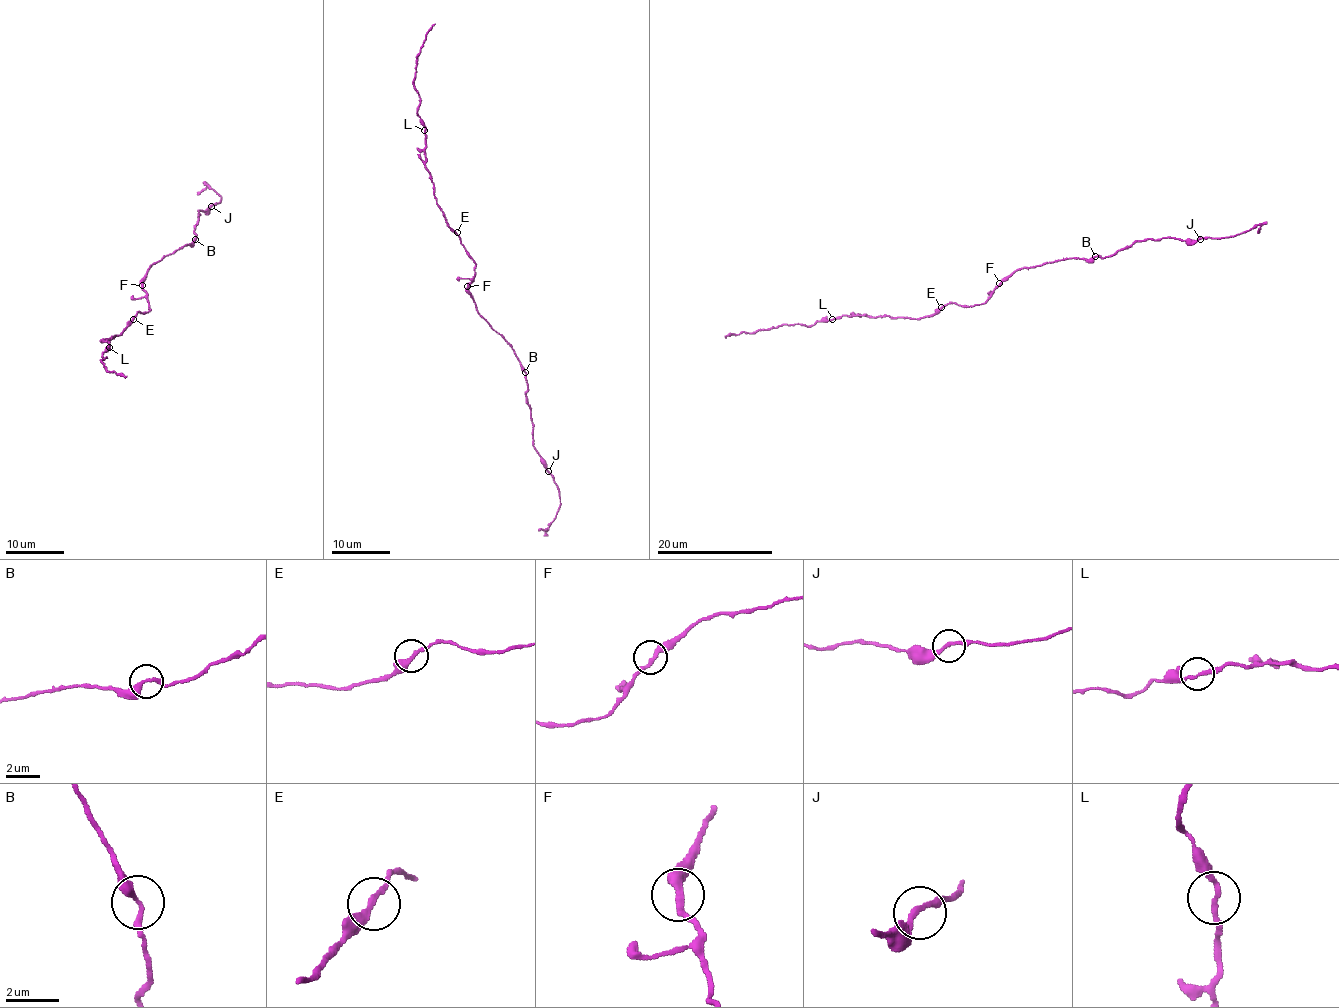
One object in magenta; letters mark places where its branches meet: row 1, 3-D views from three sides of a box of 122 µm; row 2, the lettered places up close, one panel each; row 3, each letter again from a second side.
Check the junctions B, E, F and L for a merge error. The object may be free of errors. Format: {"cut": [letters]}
{"cut": []}

